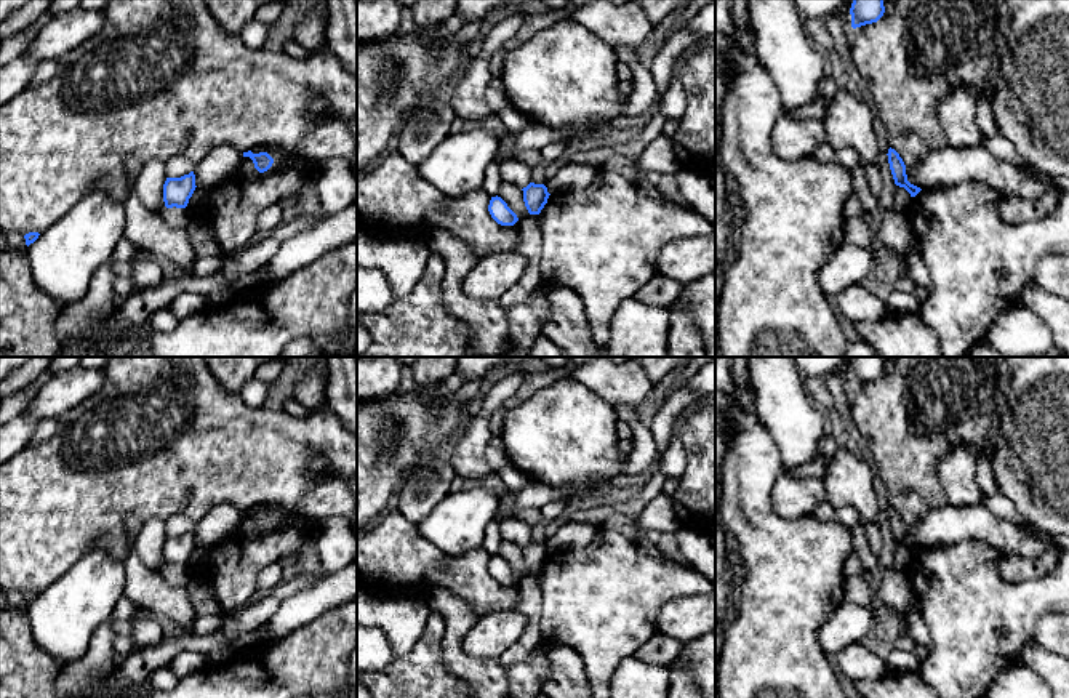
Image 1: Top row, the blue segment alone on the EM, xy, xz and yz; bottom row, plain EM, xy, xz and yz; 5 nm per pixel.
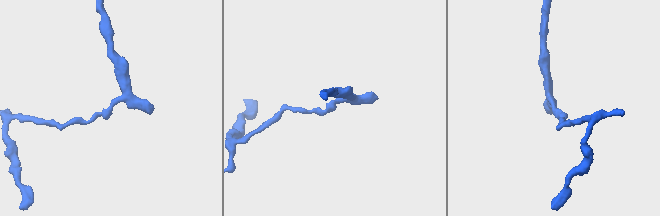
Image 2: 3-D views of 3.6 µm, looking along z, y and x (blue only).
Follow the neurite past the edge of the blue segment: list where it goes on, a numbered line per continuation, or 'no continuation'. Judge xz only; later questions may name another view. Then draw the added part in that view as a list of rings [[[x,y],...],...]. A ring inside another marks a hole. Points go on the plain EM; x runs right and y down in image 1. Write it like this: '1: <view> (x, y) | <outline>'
no continuation

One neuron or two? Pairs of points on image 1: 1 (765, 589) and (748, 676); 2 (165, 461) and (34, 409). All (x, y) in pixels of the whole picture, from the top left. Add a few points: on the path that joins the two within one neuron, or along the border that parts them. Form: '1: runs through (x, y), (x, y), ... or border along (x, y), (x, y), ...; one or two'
1: runs through (765, 610), (765, 655); one
2: border along (90, 396), (58, 418); two

